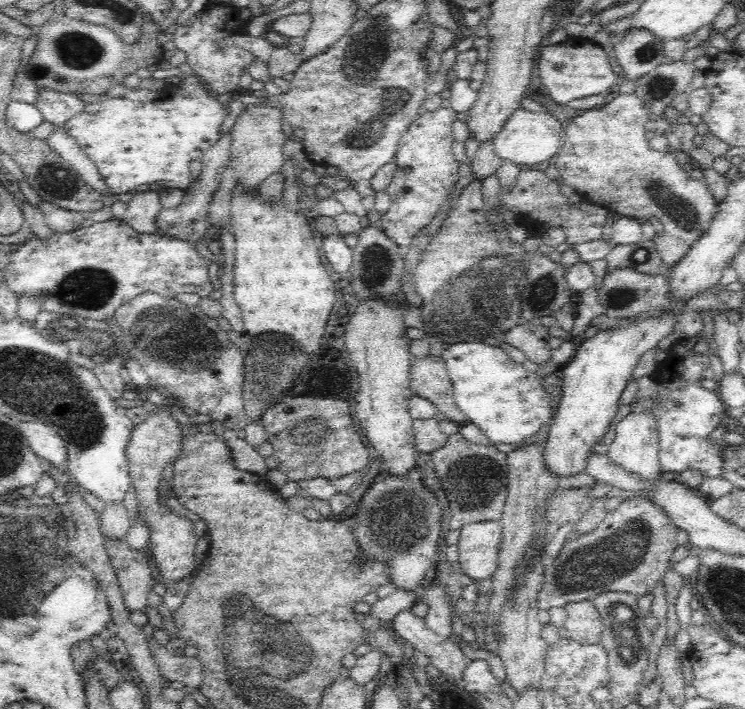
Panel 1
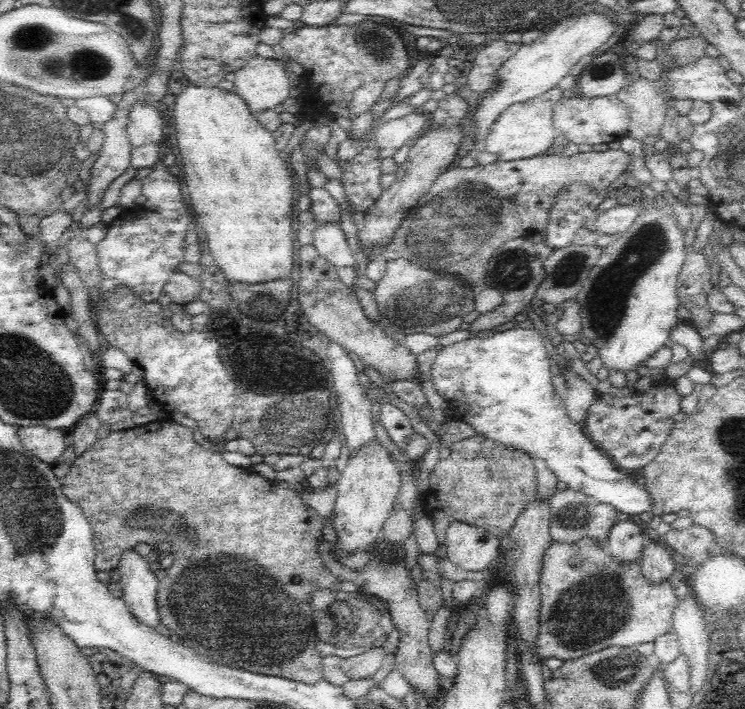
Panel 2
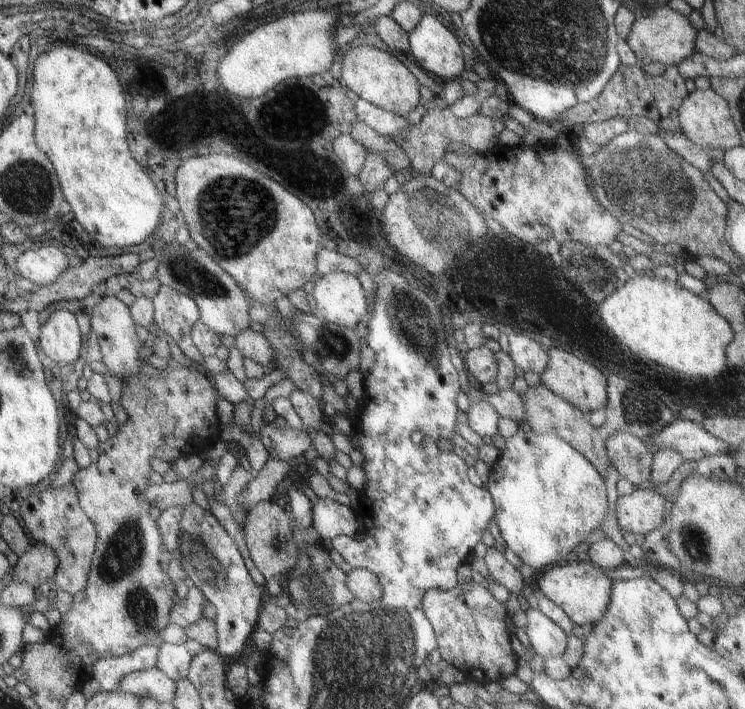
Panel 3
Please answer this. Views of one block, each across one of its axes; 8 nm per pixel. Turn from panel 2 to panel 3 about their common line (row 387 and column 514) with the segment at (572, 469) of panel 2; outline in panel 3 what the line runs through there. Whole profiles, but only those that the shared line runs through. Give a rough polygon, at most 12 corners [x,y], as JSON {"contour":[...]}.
{"contour":[[524,423],[485,480],[502,544],[534,571],[607,509],[604,476]]}

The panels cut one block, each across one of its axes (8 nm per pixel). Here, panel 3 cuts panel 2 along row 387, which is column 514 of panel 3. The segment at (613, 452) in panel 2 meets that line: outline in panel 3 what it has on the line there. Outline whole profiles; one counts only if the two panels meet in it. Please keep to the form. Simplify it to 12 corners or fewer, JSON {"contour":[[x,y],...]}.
{"contour":[[470,580],[420,608],[441,660],[484,686],[515,673],[505,604]]}

